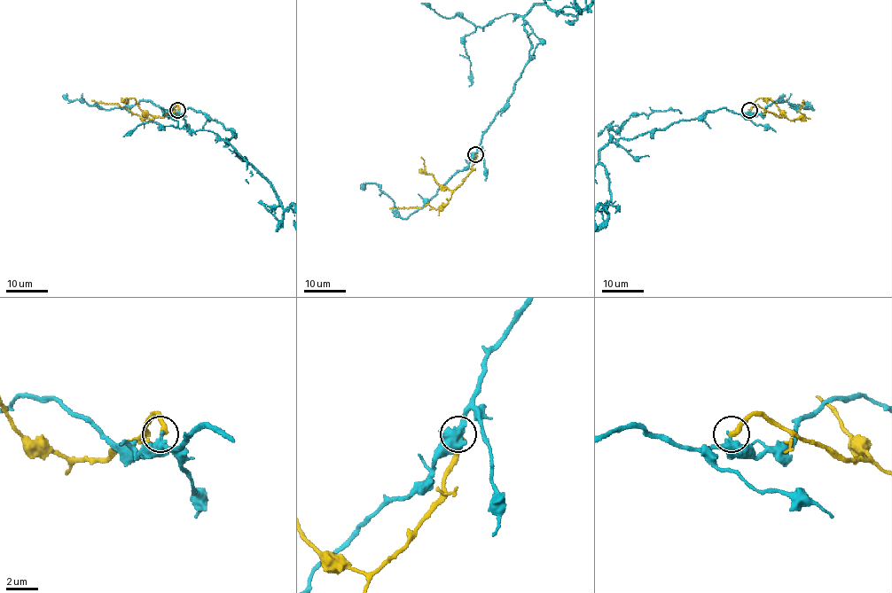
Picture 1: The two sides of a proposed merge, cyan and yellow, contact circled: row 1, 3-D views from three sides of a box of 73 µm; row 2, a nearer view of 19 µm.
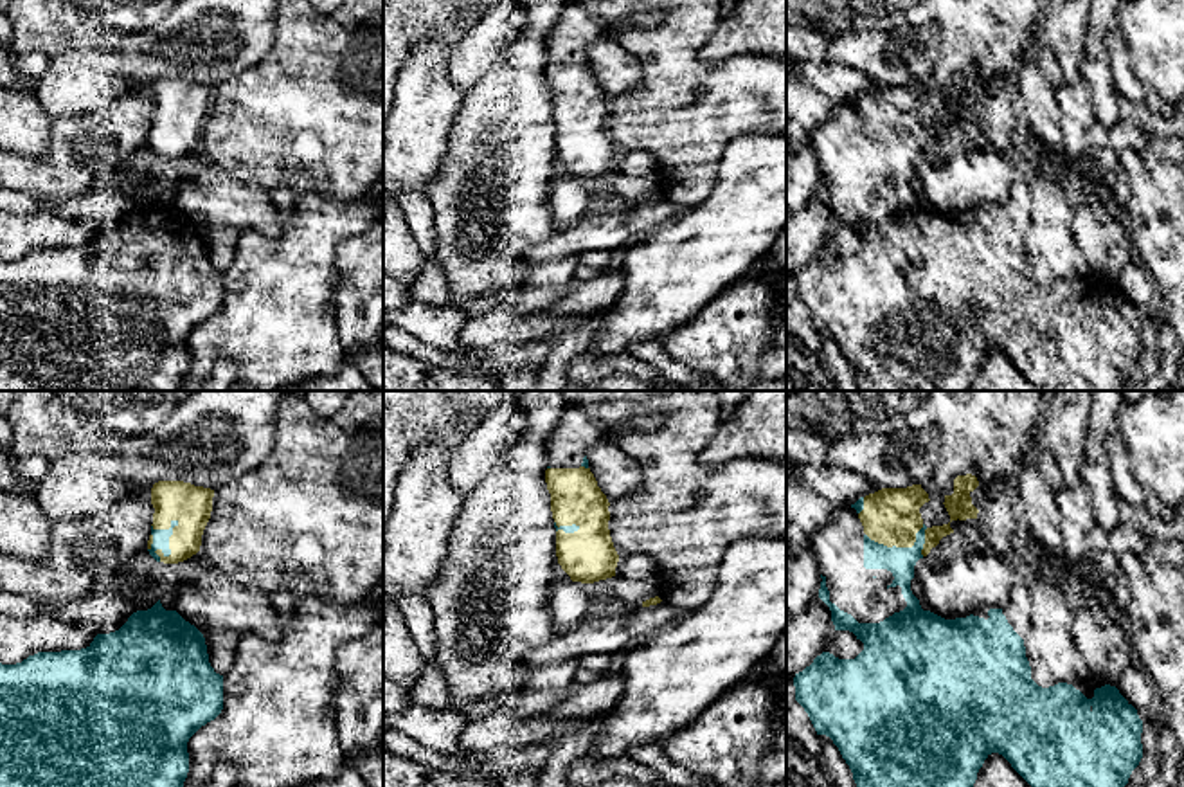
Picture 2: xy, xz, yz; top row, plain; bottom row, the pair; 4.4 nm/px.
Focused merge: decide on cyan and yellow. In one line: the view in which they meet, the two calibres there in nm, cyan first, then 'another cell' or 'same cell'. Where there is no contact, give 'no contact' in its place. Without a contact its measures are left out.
xy | 80/180 nm | another cell

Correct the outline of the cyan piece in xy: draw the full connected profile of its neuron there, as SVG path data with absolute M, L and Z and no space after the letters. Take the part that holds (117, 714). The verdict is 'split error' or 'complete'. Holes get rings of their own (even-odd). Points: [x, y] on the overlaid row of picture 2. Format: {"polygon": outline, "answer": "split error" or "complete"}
{"polygon": "M160 600L148 611L133 612L128 621L115 632L97 634L94 641L81 650L38 652L16 665L0 663L0 787L184 787L189 773L189 738L207 722L214 720L223 710L223 675L216 674L209 663L203 634L185 621L176 611L166 611Z", "answer": "complete"}

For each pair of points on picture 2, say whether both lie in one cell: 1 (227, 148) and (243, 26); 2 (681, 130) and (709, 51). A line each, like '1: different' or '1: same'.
1: different
2: different

